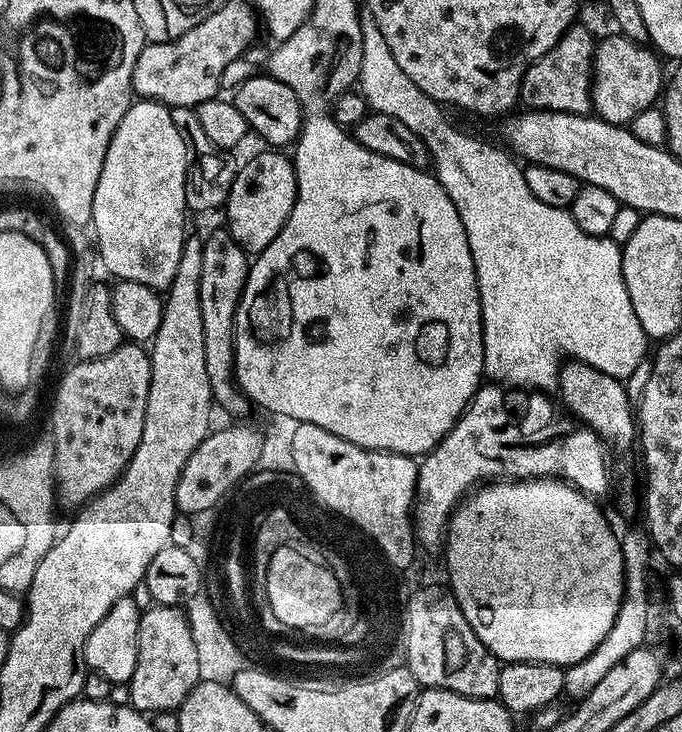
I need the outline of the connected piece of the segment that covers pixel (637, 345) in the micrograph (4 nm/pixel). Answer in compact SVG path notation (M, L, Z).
M367 14L361 15L360 25L362 26L362 66L360 67L360 78L358 81L360 95L364 97L371 111L381 112L387 116L398 118L398 122L410 126L410 130L414 130L414 134L418 134L422 138L422 142L426 142L431 163L434 165L435 178L444 187L450 202L454 202L454 206L462 218L462 226L466 230L466 238L472 251L472 261L476 267L476 281L480 291L480 318L484 322L485 377L489 381L495 382L497 385L507 386L509 389L555 389L560 383L562 365L565 363L566 358L571 358L586 362L590 366L594 366L594 370L602 370L606 374L613 376L616 380L627 381L629 379L628 376L634 375L639 370L640 363L643 362L644 355L648 352L650 337L642 330L642 322L638 322L638 314L634 314L634 306L630 302L630 294L626 290L626 282L622 278L621 245L619 243L615 244L612 238L587 236L581 227L578 226L578 222L574 222L569 209L546 206L546 202L538 202L538 198L534 198L534 194L530 194L530 186L526 186L524 168L503 147L500 147L501 149L491 148L490 145L483 144L478 137L467 136L462 129L455 128L444 117L445 109L437 104L435 100L431 100L422 90L418 90L418 86L414 86L414 82L410 82L410 78L400 69L398 62L394 62L394 54L390 54L390 46L386 46L386 38L382 38L382 30L378 30L378 26L372 16Z

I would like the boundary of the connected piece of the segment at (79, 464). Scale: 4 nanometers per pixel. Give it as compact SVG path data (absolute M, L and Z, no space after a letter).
M124 342L106 357L80 360L56 388L50 439L54 492L73 510L112 487L138 450L152 373L152 357L140 348L139 343Z

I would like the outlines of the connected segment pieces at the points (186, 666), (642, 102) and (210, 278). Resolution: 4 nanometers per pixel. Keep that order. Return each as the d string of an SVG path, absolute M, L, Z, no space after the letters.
M152 606L140 617L140 633L136 639L138 662L127 685L131 707L145 714L179 709L194 686L201 681L198 653L185 613L179 607Z
M613 34L601 39L592 59L592 107L595 115L607 124L631 125L642 110L661 99L666 76L660 73L661 57L651 47L641 46L627 36Z
M227 227L216 228L202 240L202 274L200 305L202 306L202 342L206 342L206 378L210 378L212 399L229 412L232 418L244 418L250 401L236 387L236 311L248 281L249 253L241 248Z

